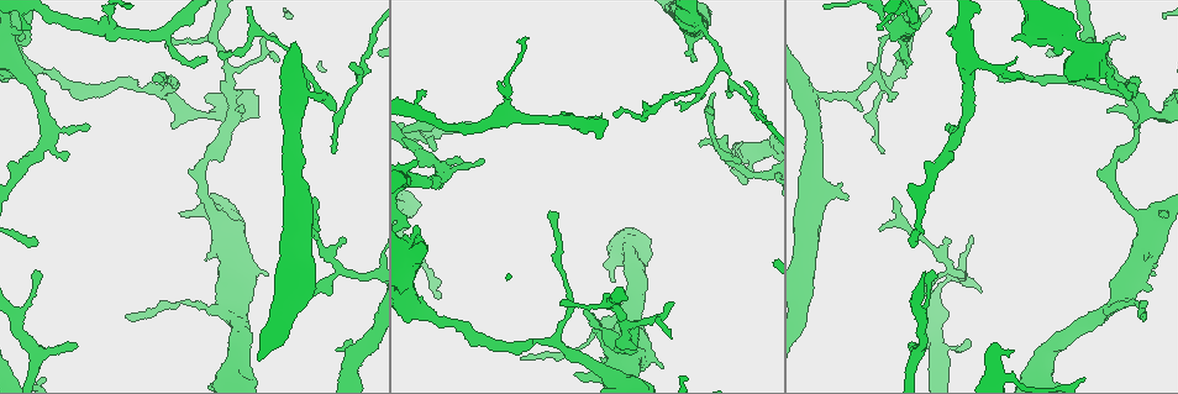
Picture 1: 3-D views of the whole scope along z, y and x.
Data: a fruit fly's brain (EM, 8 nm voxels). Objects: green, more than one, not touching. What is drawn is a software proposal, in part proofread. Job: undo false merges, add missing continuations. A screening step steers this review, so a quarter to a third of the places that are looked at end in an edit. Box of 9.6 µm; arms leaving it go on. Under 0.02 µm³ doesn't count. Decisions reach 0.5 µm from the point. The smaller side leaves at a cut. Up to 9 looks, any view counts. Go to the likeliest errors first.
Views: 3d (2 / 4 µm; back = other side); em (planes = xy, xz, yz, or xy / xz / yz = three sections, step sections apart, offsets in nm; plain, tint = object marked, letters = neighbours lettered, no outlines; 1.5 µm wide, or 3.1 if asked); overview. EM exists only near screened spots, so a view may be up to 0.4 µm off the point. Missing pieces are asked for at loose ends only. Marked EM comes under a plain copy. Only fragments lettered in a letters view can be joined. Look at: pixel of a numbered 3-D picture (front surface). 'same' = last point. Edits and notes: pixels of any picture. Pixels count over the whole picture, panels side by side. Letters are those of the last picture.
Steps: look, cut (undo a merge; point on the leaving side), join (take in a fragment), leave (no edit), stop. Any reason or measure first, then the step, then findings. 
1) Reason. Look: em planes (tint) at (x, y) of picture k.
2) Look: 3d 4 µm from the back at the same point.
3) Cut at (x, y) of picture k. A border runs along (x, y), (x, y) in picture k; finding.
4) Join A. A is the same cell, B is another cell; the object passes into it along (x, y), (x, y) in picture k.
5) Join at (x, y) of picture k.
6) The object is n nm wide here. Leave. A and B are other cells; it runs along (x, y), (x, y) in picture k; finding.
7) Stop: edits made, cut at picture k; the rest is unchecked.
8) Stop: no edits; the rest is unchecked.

Branch stops here. Look: em xy step 4 (tint) at (948, 240) of picture 1.

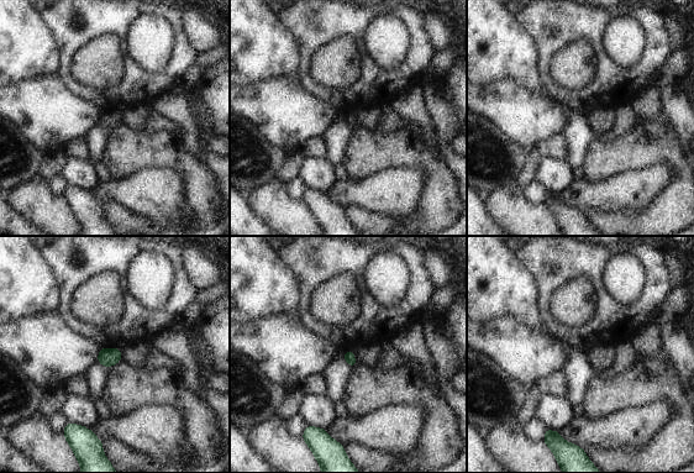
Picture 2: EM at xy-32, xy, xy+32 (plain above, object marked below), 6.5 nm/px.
Cut it another way. Look: em planes (letters) at the same point.

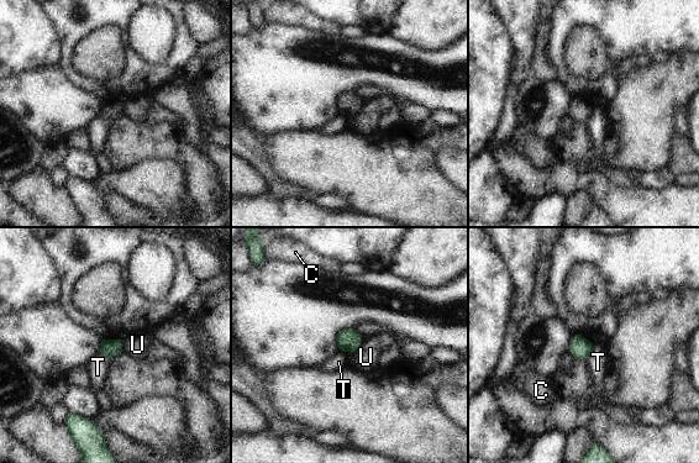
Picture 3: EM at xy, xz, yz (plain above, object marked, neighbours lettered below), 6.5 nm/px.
Leave. C, T and U are other cells; a border runs along (364, 338), (352, 354) in picture 3; no lettered fragment goes on from it.

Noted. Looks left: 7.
Free end. Look: em planes (letters) at (30, 30) of picture 1.

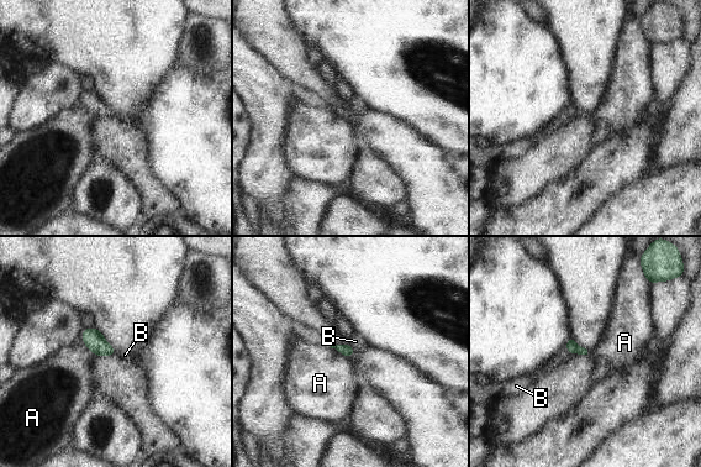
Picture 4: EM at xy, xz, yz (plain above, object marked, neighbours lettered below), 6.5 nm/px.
The longest contact is with A, 170 nm. Join B. B is the same cell, A is another cell; the object passes into it along (572, 347), (572, 352), (563, 356) in picture 4; the neuron continues.

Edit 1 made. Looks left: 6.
Redraw. Look: overview.

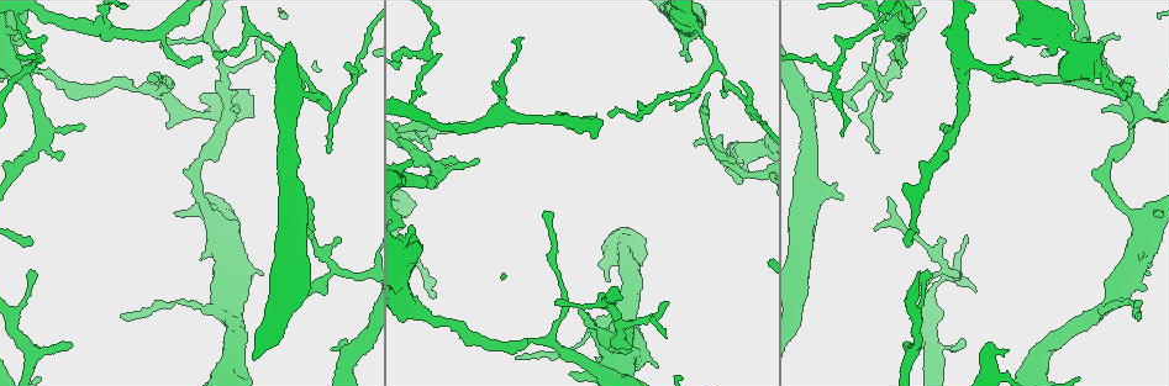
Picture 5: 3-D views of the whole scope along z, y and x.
Free end. Look: em planes (letters) at (1139, 256) of picture 5.

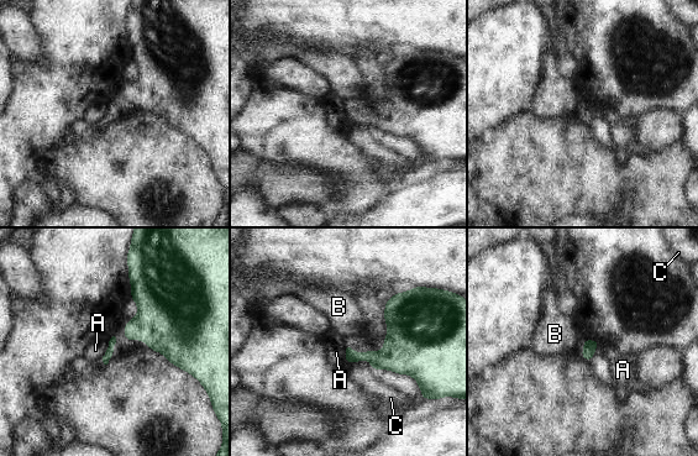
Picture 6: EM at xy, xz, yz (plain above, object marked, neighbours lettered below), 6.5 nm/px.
Leave. A, B and C are other cells; a border runs along (344, 349), (348, 362) in picture 6; none of them fits.

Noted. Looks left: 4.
An open end. Look: 3d 2 µm at (61, 154) of picture 5.

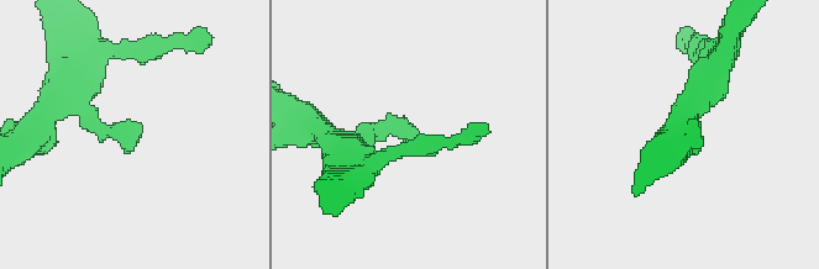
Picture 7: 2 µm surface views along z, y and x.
Need the tissue. Look: em xy step 4 (letters) at (136, 136) of picture 7.

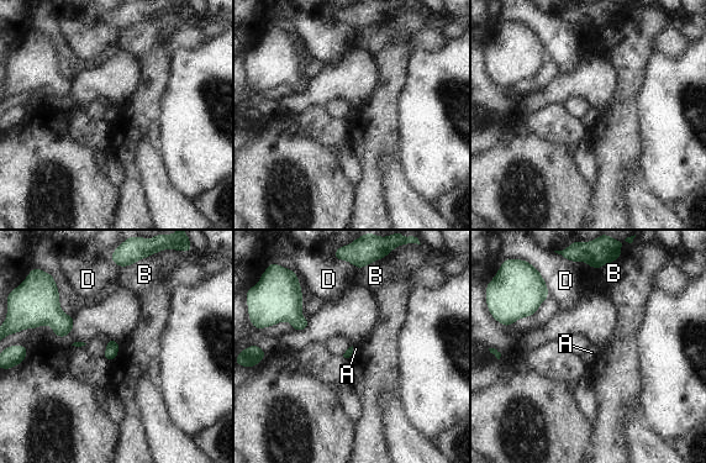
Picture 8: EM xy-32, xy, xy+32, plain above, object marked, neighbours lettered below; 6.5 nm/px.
Look: em yz step 4 (letters) at the same point.

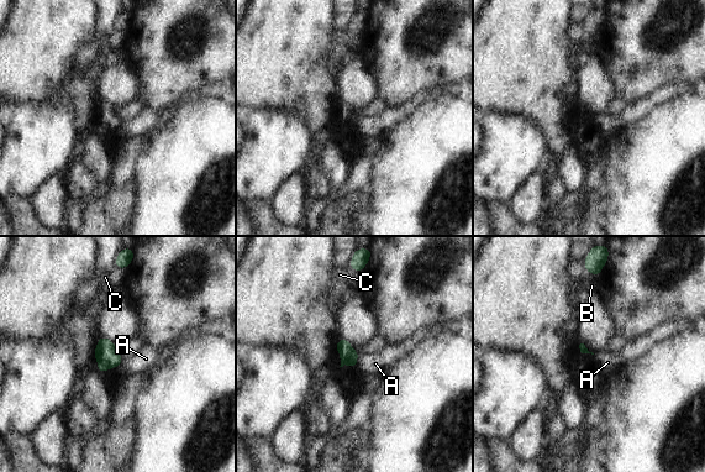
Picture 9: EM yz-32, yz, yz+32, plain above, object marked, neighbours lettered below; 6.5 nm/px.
Leave. A, B and C are other cells; a border runs along (358, 352), (356, 365) in picture 9; none of them fits.

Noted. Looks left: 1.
Stop: edits made, join at picture 4; the rest is unchecked.

